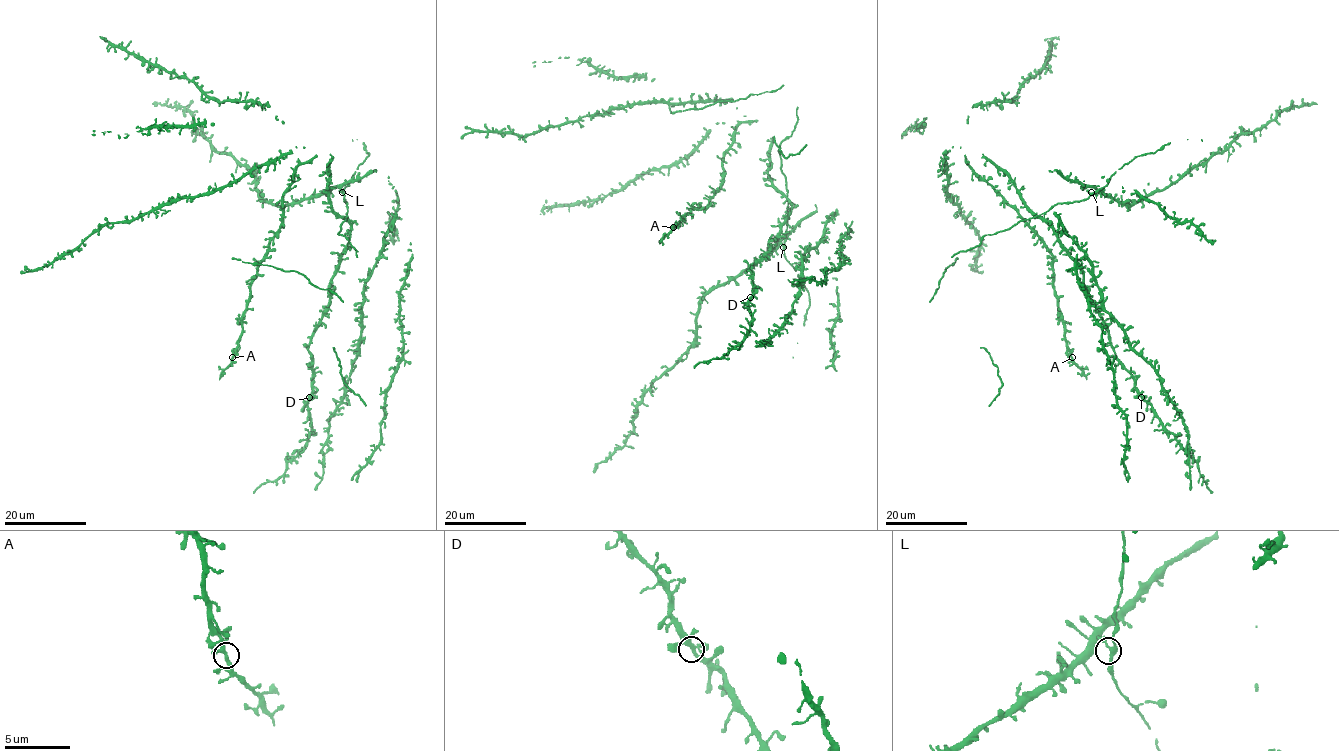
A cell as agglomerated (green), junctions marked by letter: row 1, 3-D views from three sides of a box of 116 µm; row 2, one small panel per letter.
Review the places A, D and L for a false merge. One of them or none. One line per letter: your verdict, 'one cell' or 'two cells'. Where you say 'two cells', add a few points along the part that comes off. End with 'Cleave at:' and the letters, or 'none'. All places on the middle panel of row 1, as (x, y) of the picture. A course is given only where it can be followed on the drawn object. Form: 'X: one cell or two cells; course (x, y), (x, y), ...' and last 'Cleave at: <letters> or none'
A: one cell
D: one cell
L: one cell
Cleave at: none

